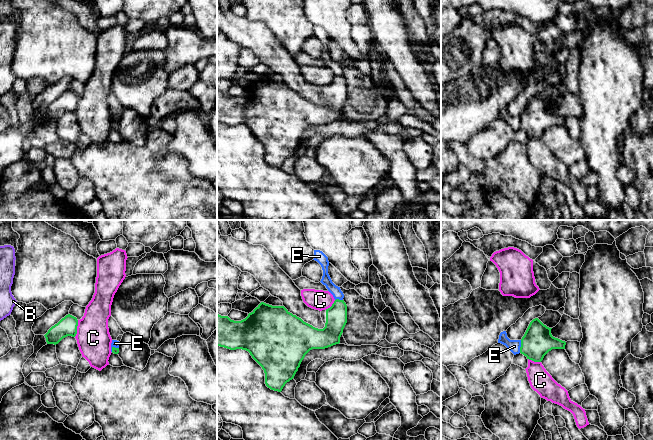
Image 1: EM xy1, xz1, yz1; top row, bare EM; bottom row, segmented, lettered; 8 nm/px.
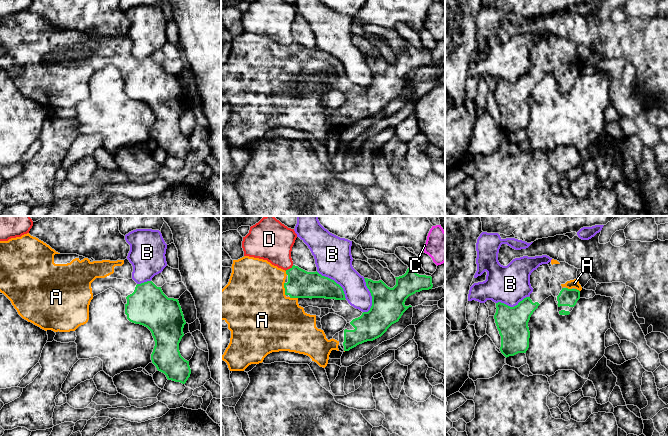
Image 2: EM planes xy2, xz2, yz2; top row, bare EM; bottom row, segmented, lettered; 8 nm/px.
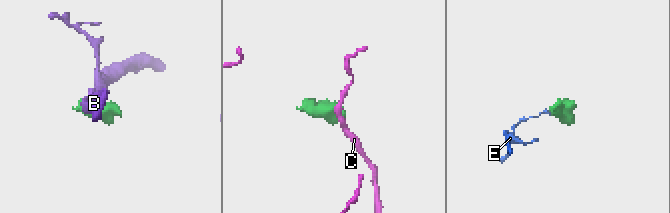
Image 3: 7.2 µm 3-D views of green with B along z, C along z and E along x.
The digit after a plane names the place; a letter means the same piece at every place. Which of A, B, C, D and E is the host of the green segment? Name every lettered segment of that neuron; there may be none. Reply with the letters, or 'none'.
A

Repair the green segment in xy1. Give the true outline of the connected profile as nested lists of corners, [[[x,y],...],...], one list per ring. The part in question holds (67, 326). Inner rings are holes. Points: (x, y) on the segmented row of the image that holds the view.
[[[70,314],[66,315],[44,335],[47,344],[56,345],[67,336],[75,337],[77,334],[77,326],[77,318]]]

